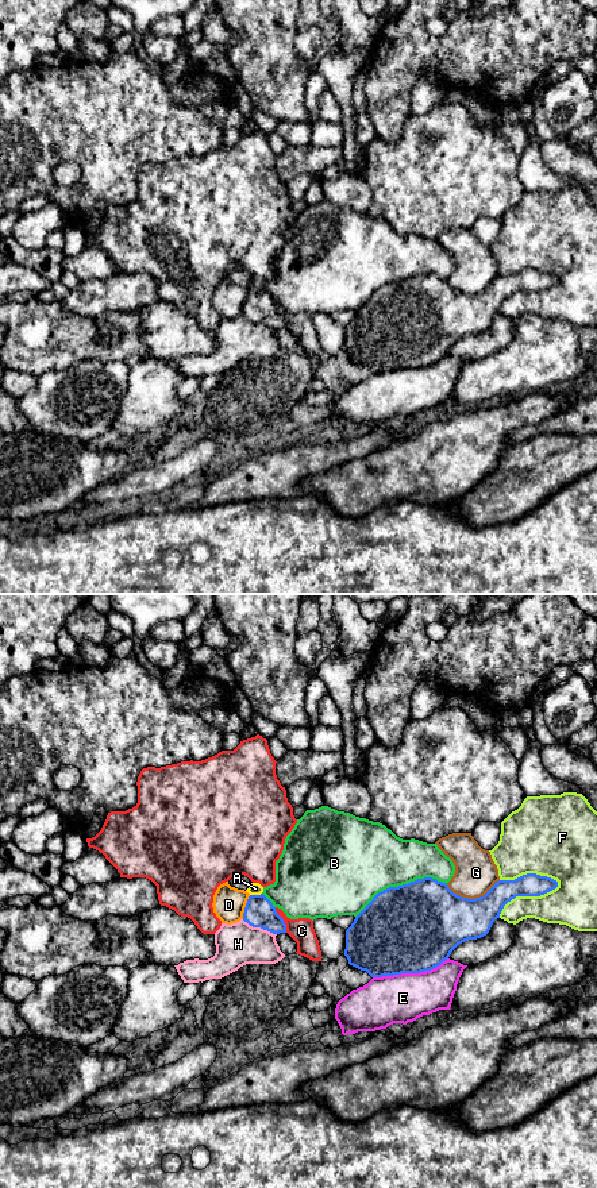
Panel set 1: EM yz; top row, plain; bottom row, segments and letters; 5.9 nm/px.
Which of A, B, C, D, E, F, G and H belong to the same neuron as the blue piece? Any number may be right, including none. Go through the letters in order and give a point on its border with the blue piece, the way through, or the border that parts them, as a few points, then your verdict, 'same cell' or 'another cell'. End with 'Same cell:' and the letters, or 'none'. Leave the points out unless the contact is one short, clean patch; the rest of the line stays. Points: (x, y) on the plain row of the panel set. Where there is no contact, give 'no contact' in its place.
A: contact yz (255, 290); way yz (260, 307), (255, 290), (255, 284); same cell
B: contact yz (400, 281); another cell
C: contact yz (282, 315); another cell
D: contact yz (245, 303); border yz (250, 290), (242, 313); another cell
E: contact yz (409, 367); another cell
F: contact yz (527, 290); another cell
G: contact yz (472, 294); another cell
H: contact yz (260, 321); another cell
Same cell: A

